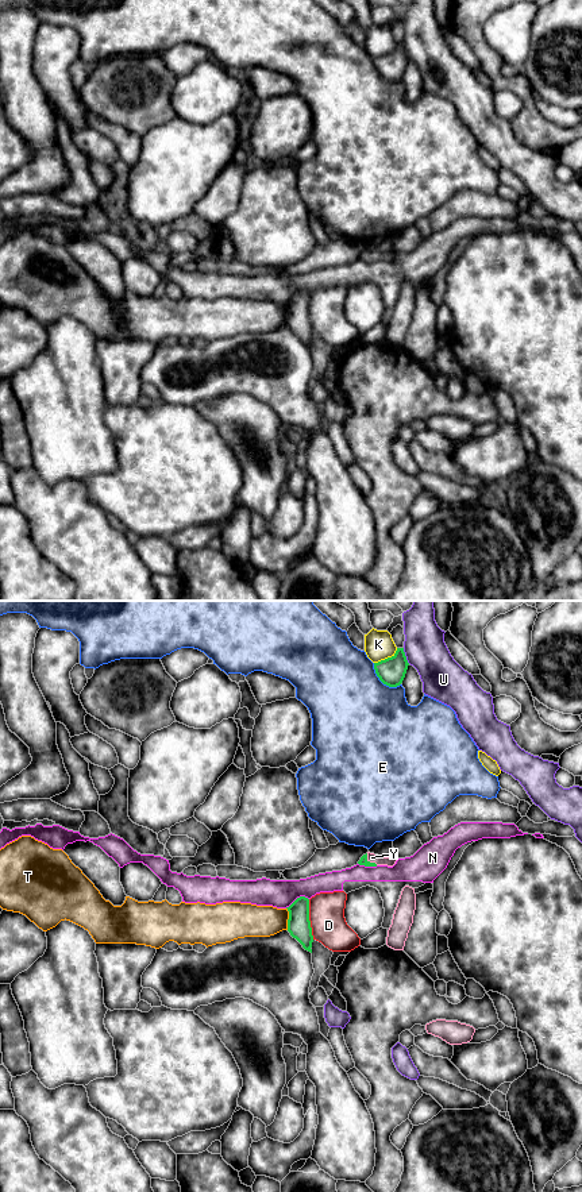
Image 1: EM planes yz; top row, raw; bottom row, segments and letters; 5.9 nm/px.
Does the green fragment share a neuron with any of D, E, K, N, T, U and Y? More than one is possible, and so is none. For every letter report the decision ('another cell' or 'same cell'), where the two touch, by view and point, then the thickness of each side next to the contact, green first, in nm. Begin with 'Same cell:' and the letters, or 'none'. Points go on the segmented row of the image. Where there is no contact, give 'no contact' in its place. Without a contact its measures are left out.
Same cell: Y
D: another cell; meets green in yz at (308, 919); 140 nm thick on the green side, 220 nm on the other
E: another cell; meets green in yz at (382, 682); 160 nm thick on the green side, 500 nm on the other
K: another cell; meets green in yz at (388, 658); 160 nm thick on the green side, 180 nm on the other
N: another cell; meets green in yz at (297, 898); 140 nm thick on the green side, 170 nm on the other
T: another cell; meets green in yz at (289, 918); 140 nm thick on the green side, 200 nm on the other
U: another cell; meets green in yz at (405, 656); 160 nm thick on the green side, 240 nm on the other
Y: same cell; meets green in yz at (369, 861); 50 nm thick on the green side, 60 nm on the other

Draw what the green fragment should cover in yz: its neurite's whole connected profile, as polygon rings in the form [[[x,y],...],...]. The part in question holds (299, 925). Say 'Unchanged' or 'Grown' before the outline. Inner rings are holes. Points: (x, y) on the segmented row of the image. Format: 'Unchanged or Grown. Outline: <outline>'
Unchanged. Outline: [[[297,898],[289,907],[288,931],[296,938],[305,950],[312,953],[312,927],[309,921],[309,899]]]

